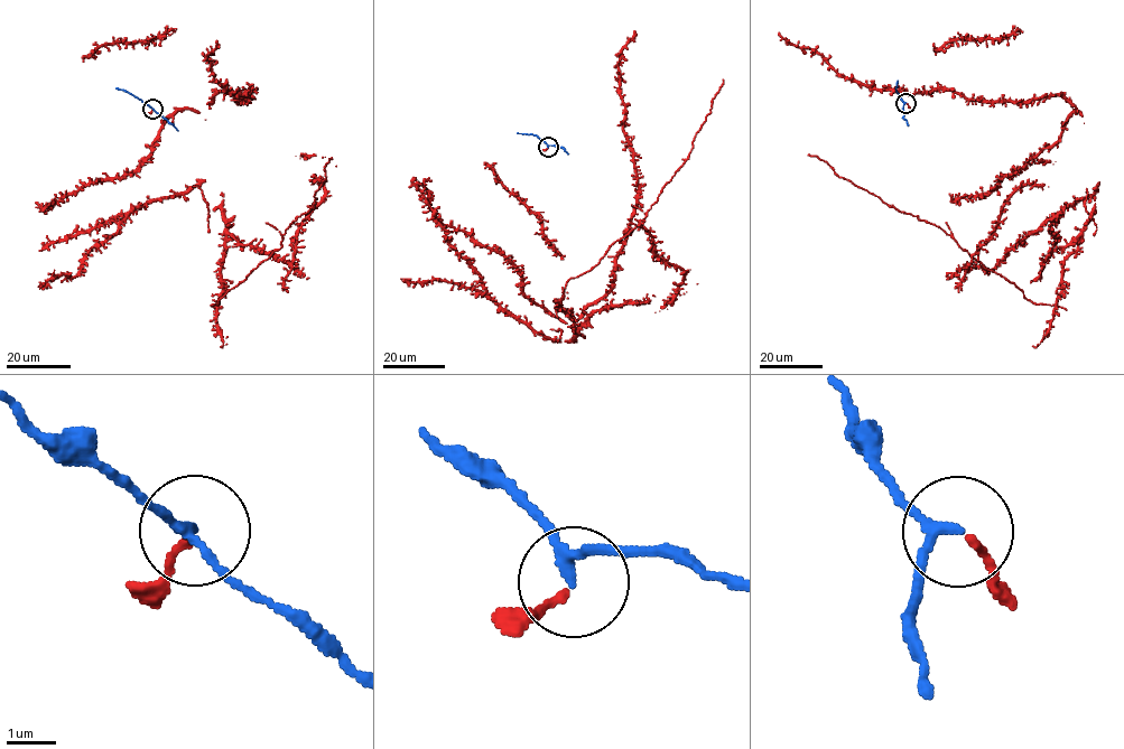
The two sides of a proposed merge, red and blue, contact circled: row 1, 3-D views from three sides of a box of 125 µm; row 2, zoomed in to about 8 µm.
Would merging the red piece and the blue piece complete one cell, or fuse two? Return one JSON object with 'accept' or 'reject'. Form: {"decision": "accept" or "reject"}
{"decision": "accept"}

